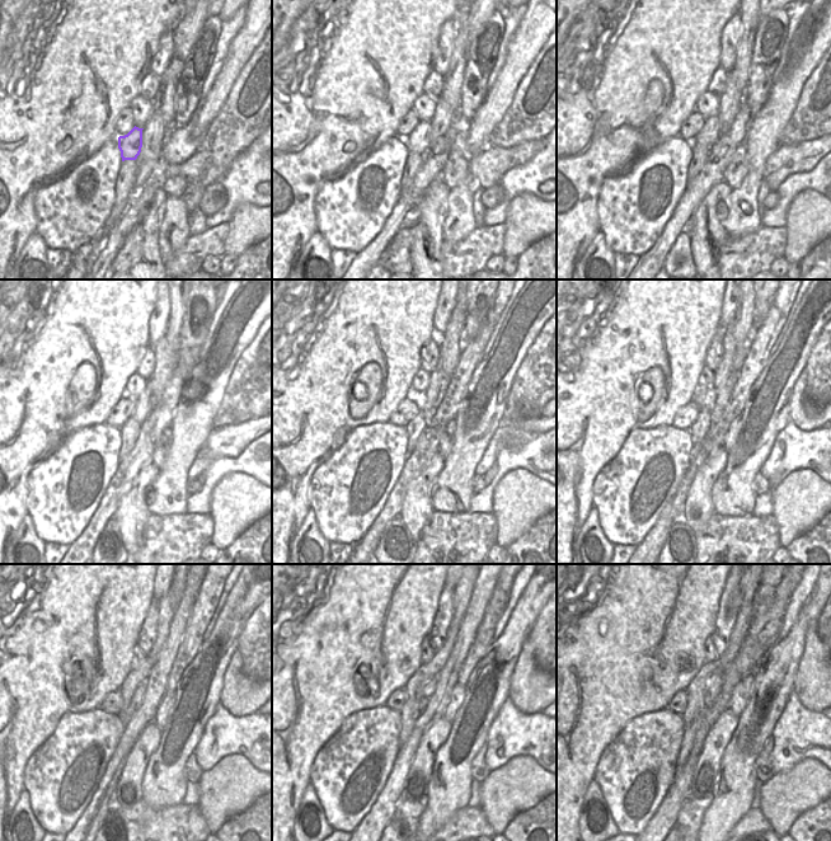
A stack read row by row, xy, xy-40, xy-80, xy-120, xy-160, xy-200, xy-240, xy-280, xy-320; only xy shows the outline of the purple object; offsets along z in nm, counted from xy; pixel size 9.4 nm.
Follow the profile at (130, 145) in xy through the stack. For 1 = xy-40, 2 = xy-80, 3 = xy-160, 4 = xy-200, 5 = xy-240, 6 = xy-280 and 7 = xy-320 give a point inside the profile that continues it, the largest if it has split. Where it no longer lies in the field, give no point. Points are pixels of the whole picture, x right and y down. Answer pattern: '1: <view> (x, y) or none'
1: xy-40 (419, 140)
2: xy-80 (709, 134)
3: xy-160 (431, 399)
4: xy-200 (724, 367)
5: xy-240 (165, 611)
6: xy-280 (463, 590)
7: xy-320 (746, 590)

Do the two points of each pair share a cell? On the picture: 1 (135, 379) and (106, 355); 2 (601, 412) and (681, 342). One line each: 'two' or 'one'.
1: two
2: one

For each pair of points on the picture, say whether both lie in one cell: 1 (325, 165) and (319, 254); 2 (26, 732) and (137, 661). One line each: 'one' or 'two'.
1: two
2: two

